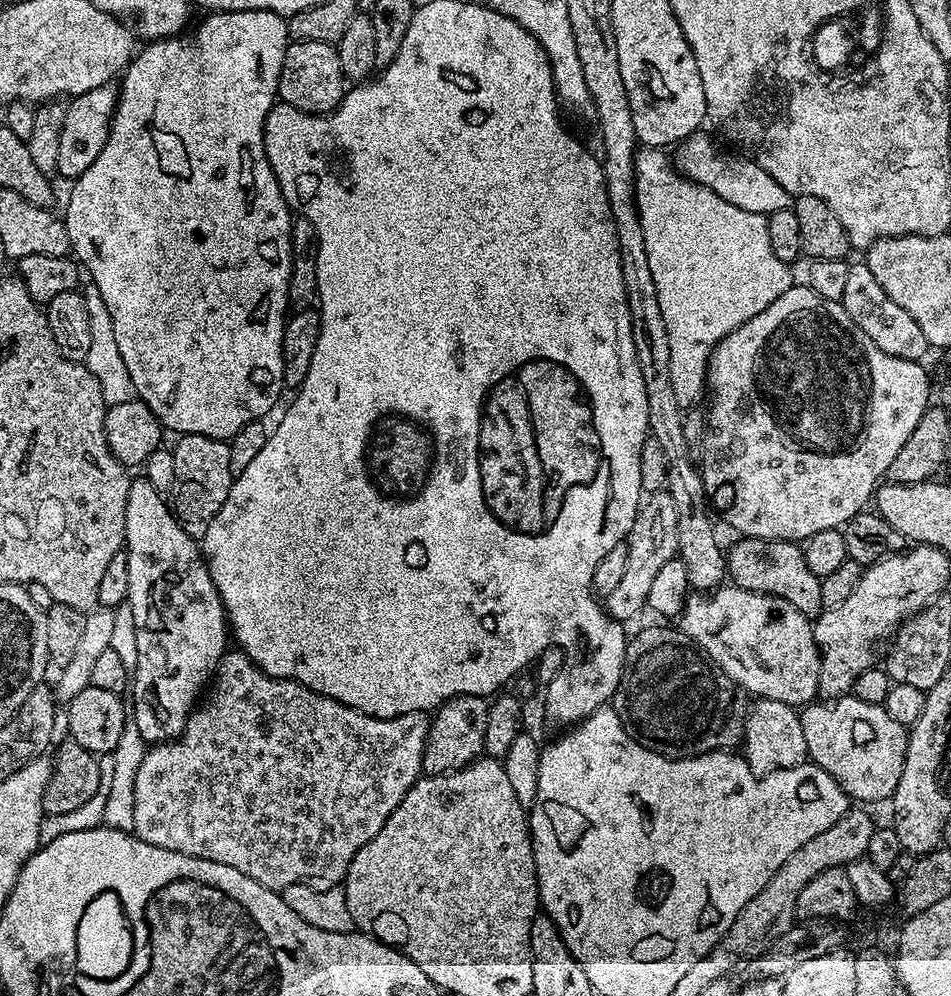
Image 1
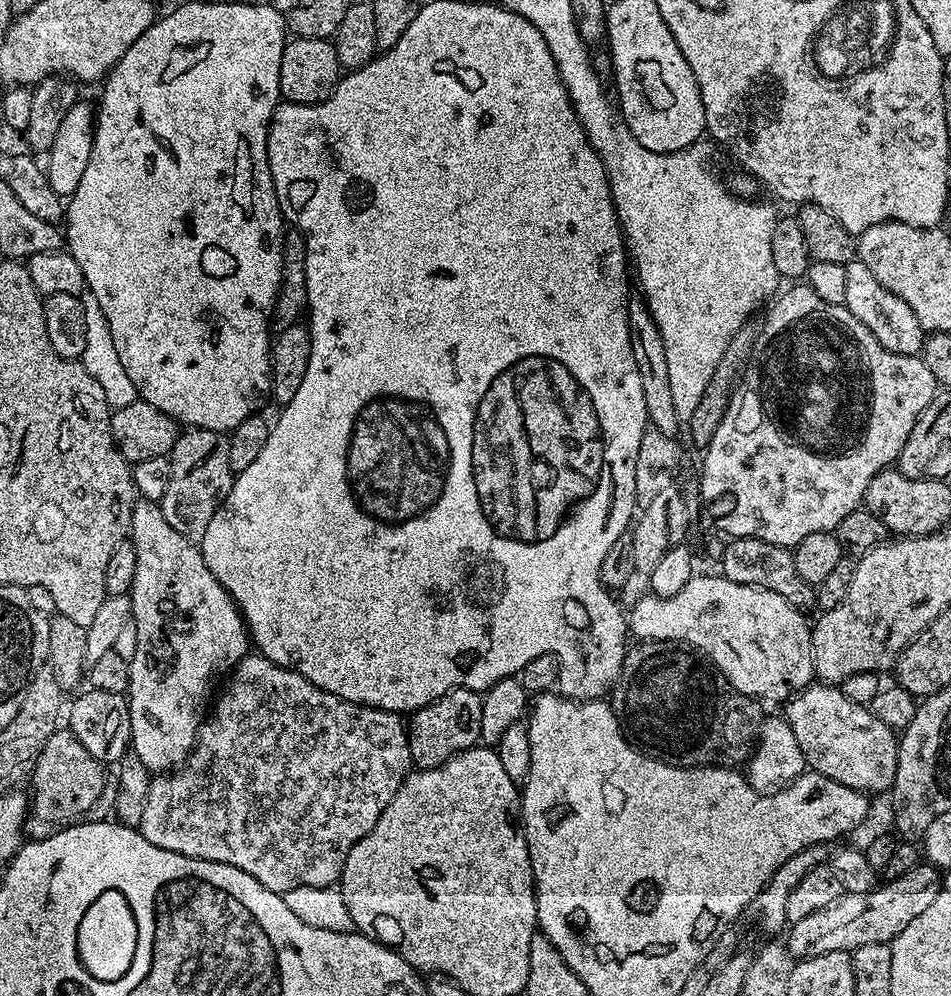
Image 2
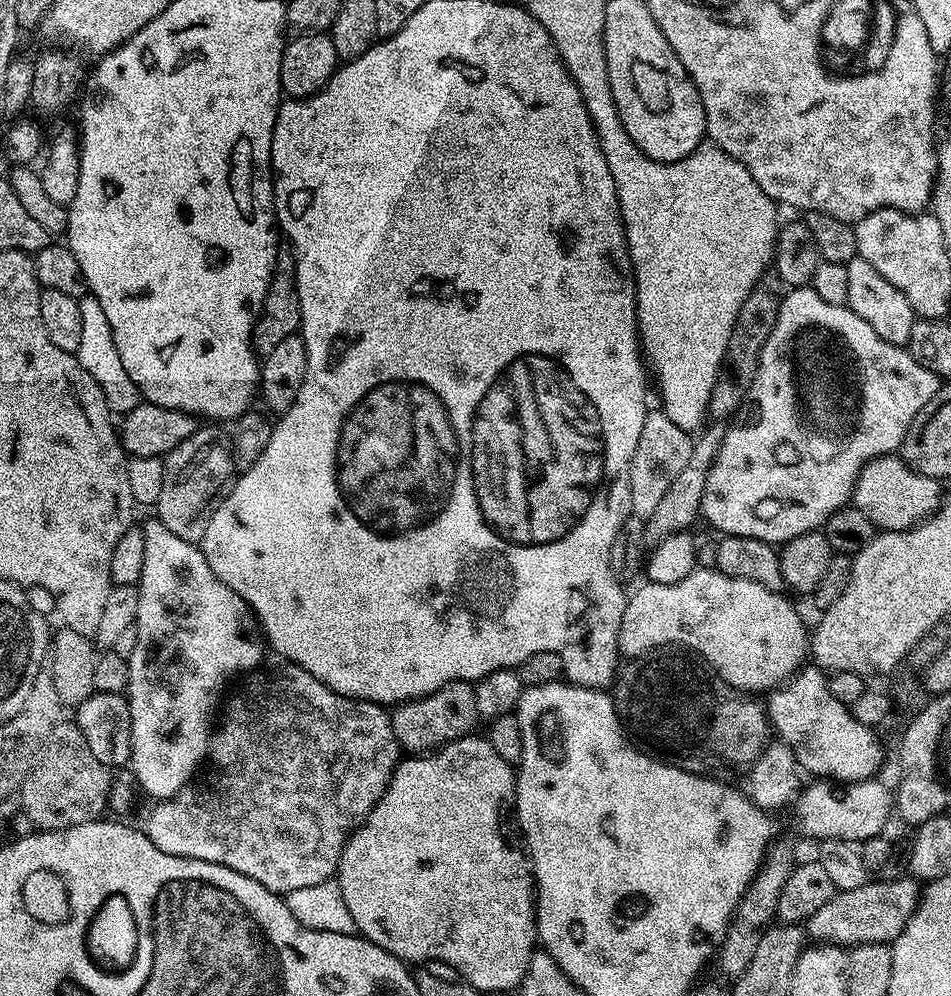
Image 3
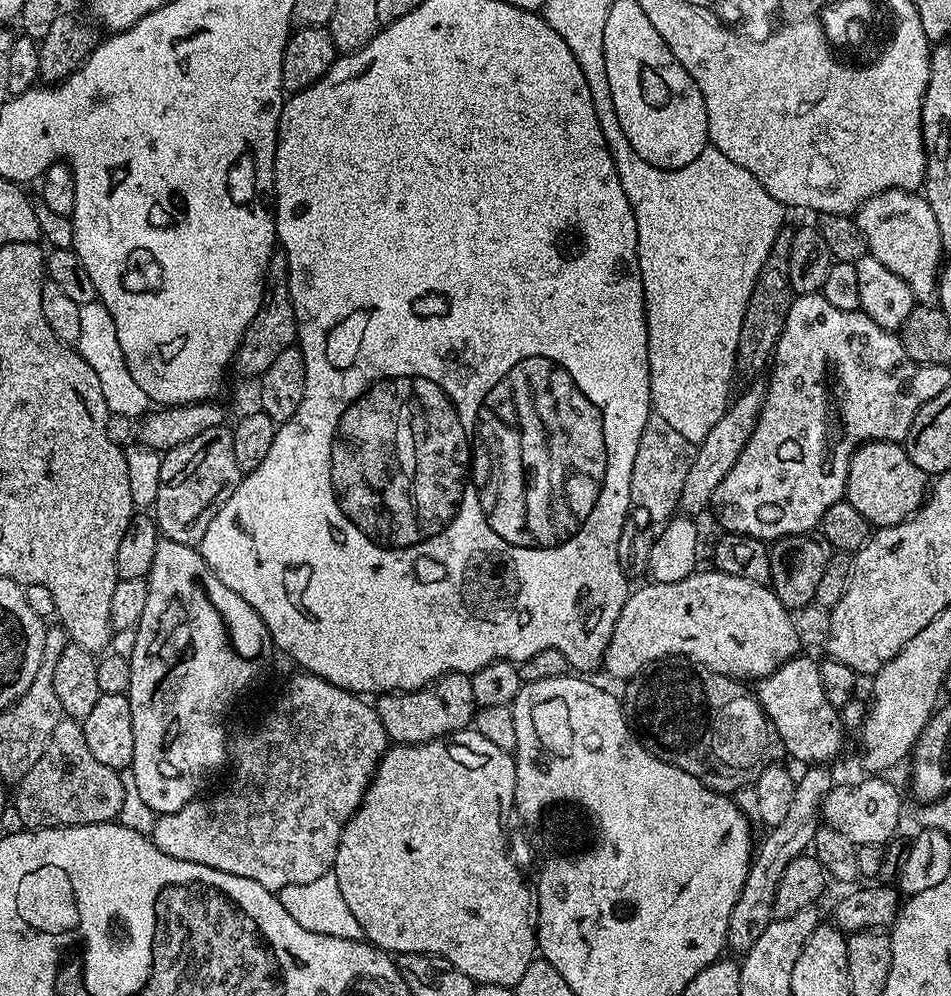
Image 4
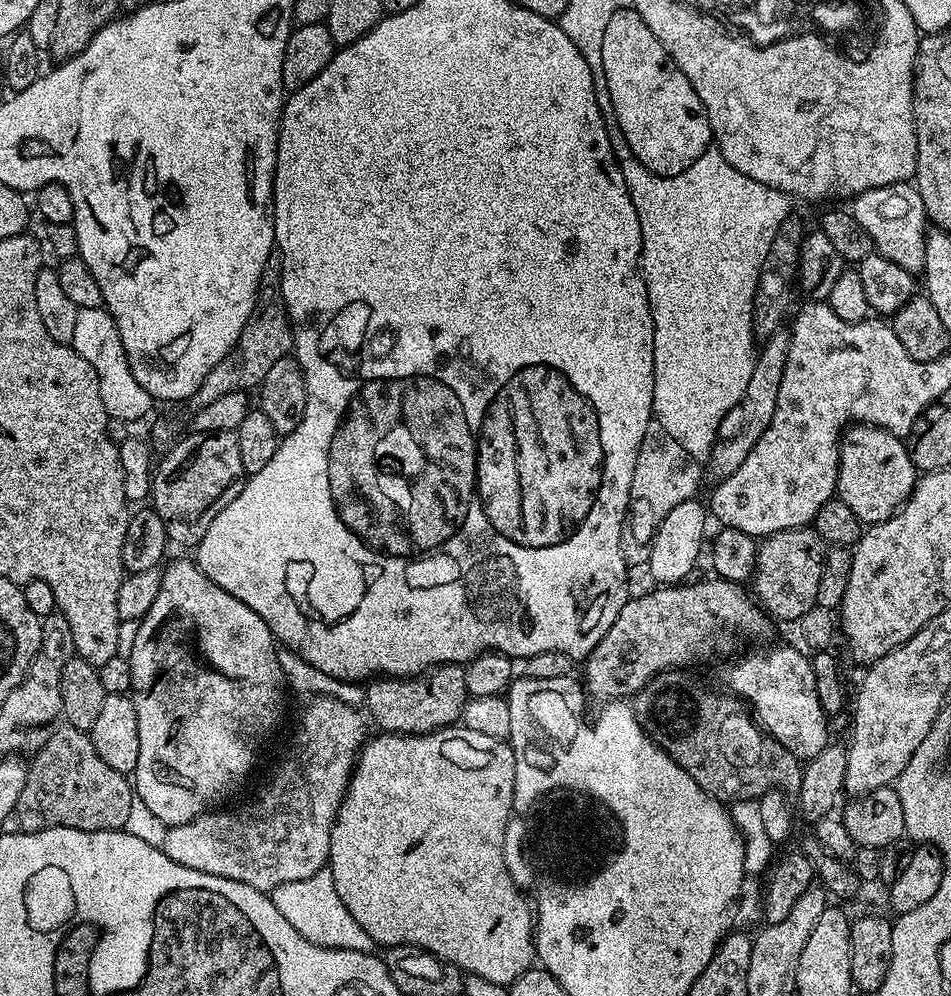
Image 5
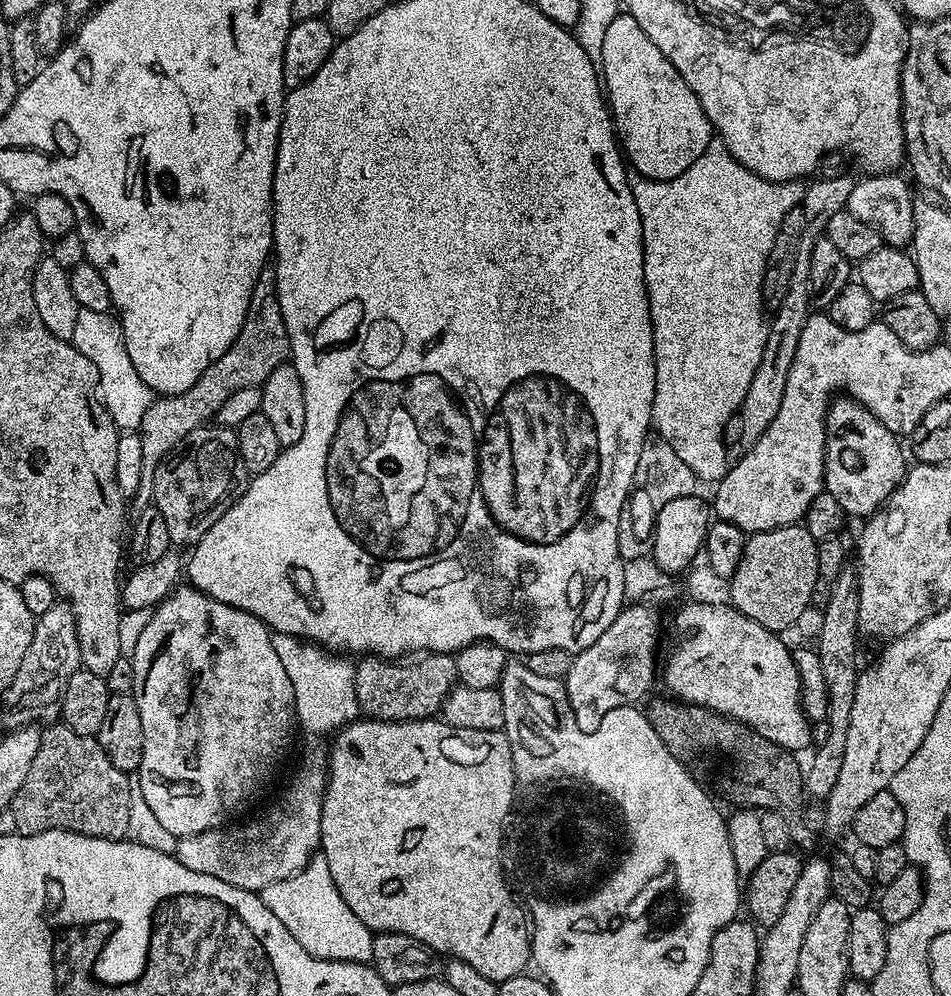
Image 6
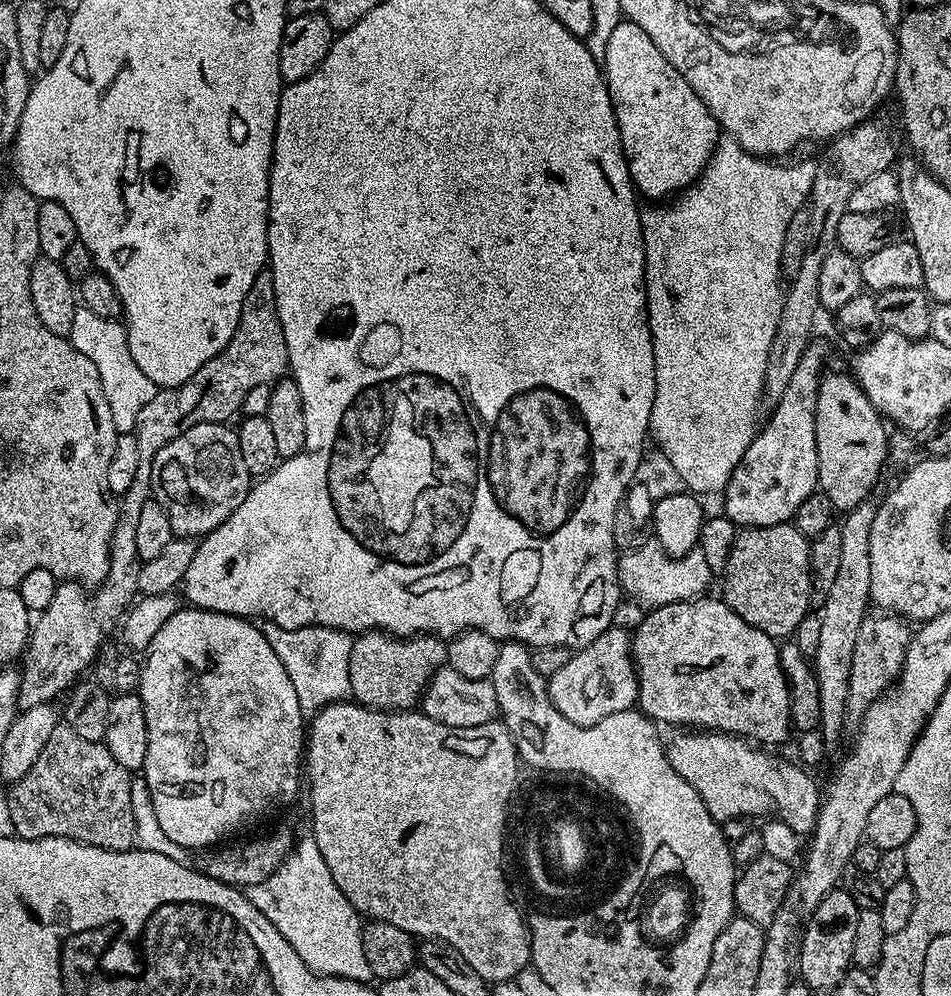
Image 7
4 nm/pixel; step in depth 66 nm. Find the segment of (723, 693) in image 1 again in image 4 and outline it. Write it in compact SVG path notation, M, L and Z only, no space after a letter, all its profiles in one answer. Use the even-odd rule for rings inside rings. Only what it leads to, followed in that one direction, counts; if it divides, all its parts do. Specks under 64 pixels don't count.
M669 658L666 660L658 660L655 664L649 664L637 676L633 676L631 680L623 685L622 703L624 705L624 717L628 720L628 726L635 734L637 740L643 744L647 752L653 752L662 762L666 762L670 766L678 766L678 770L686 770L686 774L690 774L694 778L698 778L706 787L714 789L715 792L723 792L725 794L736 794L739 788L747 789L757 778L763 774L765 768L775 765L777 762L785 759L784 743L778 734L778 730L768 721L768 716L764 713L764 707L760 705L760 701L756 699L751 691L748 692L743 683L734 680L730 676L723 676L714 670L710 670L701 664L695 664L692 660L683 658Z

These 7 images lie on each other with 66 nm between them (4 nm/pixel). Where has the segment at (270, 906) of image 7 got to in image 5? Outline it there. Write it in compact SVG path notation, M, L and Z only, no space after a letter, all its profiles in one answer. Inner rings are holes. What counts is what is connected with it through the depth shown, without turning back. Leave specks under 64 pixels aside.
M326 866L310 878L302 878L298 882L286 882L272 889L271 893L274 906L278 906L278 914L302 934L310 942L314 942L323 948L337 948L338 950L354 950L355 952L371 953L374 945L370 934L354 922L350 910L342 906L342 898L338 898L338 890L334 886L332 872Z

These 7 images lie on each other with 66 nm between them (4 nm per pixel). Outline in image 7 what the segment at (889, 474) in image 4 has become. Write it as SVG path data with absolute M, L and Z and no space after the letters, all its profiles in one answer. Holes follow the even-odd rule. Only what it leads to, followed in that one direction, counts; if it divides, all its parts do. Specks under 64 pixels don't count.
M844 372L820 377L816 399L816 441L819 491L830 498L837 510L847 514L851 508L865 503L875 490L884 472L884 463L890 460L890 432L884 429L885 421L860 389L855 376Z

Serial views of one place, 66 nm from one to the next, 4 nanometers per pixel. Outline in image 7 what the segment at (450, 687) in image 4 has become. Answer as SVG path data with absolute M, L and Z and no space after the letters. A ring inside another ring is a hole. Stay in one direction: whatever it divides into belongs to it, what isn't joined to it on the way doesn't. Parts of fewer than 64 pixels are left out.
M362 632L352 641L349 660L351 699L379 712L412 710L421 703L428 679L448 663L447 643L439 636L393 636L387 632Z

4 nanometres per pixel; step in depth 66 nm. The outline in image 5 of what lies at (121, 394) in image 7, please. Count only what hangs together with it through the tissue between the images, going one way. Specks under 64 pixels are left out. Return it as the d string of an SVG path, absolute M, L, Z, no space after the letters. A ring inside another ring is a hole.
M78 308L71 345L75 352L86 358L86 362L90 362L90 366L94 366L94 374L98 374L98 394L102 394L102 406L113 421L140 420L154 407L152 395L134 378L134 370L130 370L118 326L107 308Z

